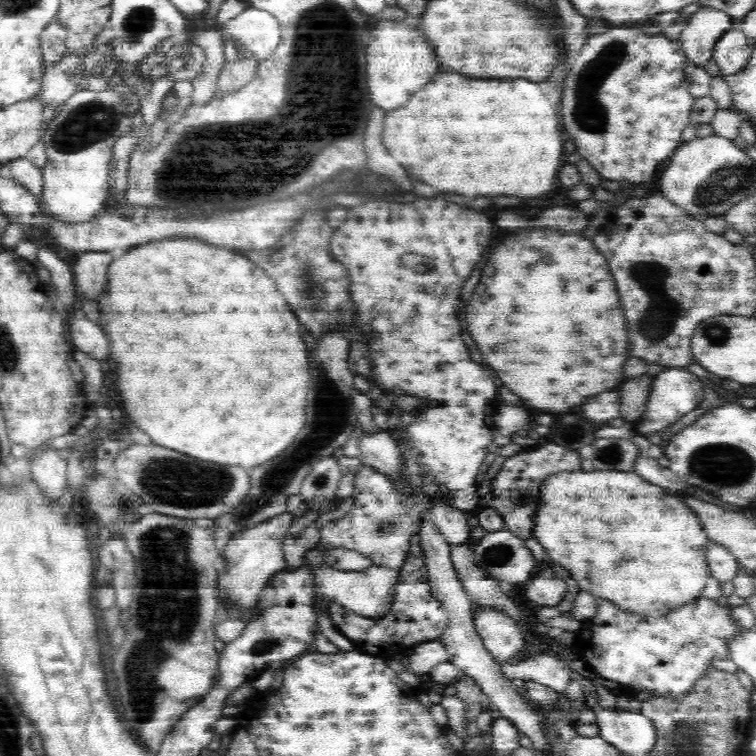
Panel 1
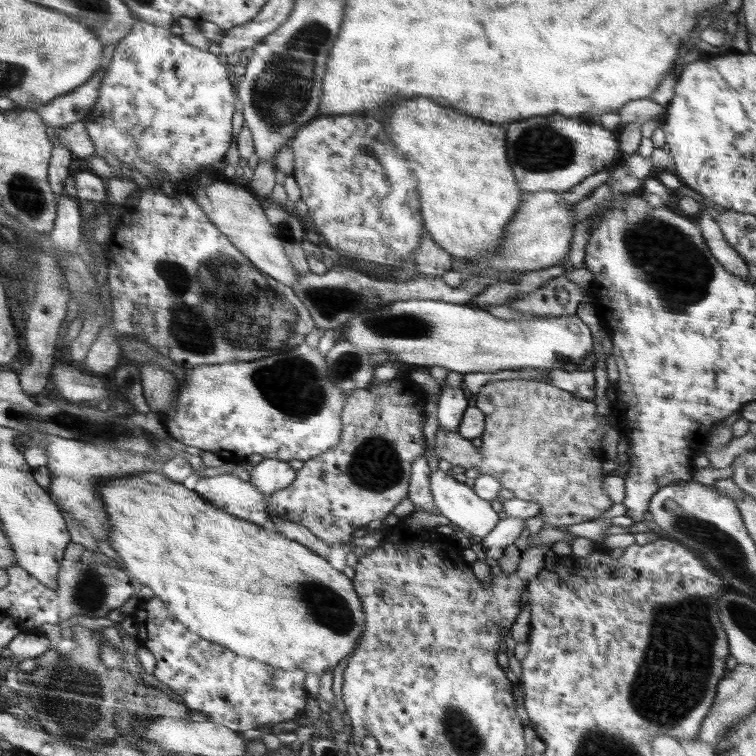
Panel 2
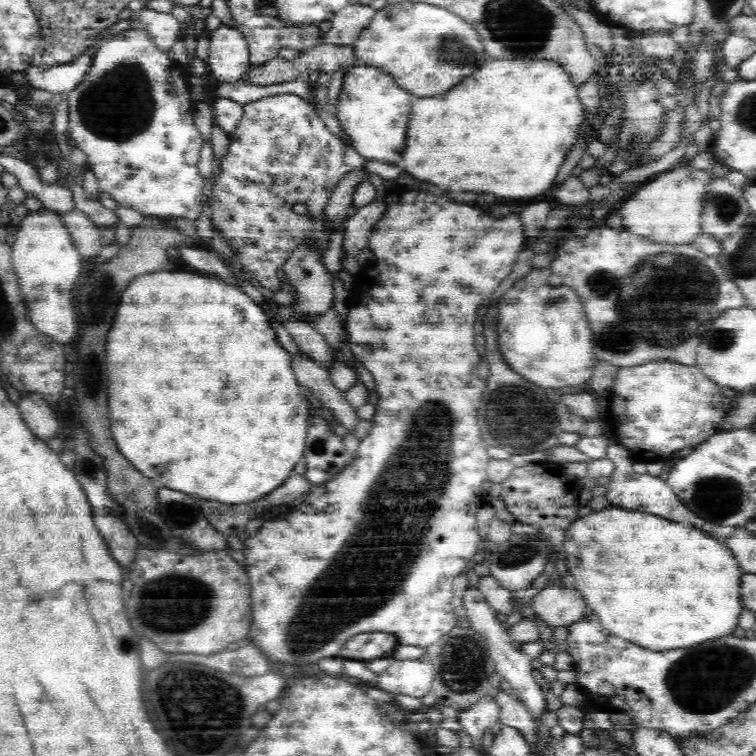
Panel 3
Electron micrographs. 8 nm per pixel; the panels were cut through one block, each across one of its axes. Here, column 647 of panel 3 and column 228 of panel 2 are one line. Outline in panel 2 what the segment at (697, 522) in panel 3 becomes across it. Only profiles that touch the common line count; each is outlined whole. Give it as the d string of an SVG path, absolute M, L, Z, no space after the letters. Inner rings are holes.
M236 473L204 477L194 486L194 491L215 508L253 524L264 525L272 520L273 516L266 512L265 493L250 482L237 478Z

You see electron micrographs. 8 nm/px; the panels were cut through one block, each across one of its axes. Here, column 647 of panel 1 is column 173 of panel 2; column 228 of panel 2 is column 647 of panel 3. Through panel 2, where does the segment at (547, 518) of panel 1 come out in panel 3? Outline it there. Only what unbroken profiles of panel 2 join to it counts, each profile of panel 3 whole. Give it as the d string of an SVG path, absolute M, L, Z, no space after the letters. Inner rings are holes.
M614 506L600 512L592 512L584 518L576 518L565 532L565 541L562 547L566 552L566 558L568 558L567 570L576 580L576 590L584 596L586 604L602 620L602 627L614 636L620 636L620 638L633 642L642 648L647 648L652 652L662 652L664 650L674 650L674 648L686 648L686 646L716 640L722 638L722 636L732 636L732 634L737 634L736 632L740 631L738 618L740 618L740 614L744 610L740 578L742 578L744 572L738 564L738 559L734 557L734 553L722 540L714 538L712 534L688 525L674 523L660 516L636 512L636 510L620 509Z

